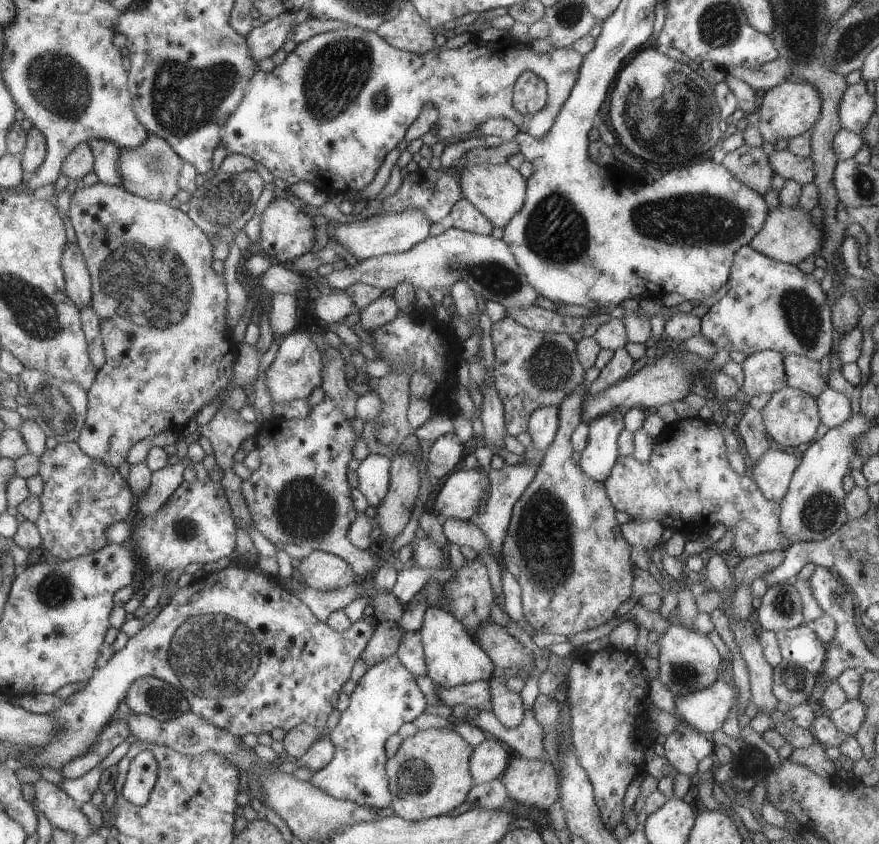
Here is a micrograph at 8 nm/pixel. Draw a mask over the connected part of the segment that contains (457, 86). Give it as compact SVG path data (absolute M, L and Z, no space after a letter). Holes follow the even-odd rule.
M348 26L338 31L319 33L295 45L295 48L290 53L286 54L283 62L274 66L270 72L263 72L257 68L256 73L253 74L253 78L249 80L250 84L245 91L245 96L241 98L241 102L239 102L237 108L235 108L233 114L230 114L224 120L225 124L223 124L220 133L221 142L219 142L218 146L223 146L223 148L231 154L235 153L251 158L251 160L254 160L257 164L264 166L271 173L273 179L281 178L287 185L303 180L326 193L328 198L337 194L345 196L348 193L353 193L365 188L365 186L373 180L373 176L375 176L375 172L377 172L377 169L382 164L385 154L395 148L399 141L403 139L405 130L407 130L409 124L417 118L417 114L419 114L421 108L423 108L423 104L427 104L427 102L438 112L438 120L435 123L434 132L437 139L441 140L441 142L445 140L448 141L455 135L462 135L457 142L471 138L469 134L473 134L473 132L477 130L477 126L481 126L487 118L506 118L511 124L517 127L518 131L525 132L525 134L535 138L545 136L545 134L549 132L551 126L553 126L555 118L557 118L557 114L559 114L561 106L563 106L563 102L567 100L567 95L577 80L581 60L583 60L582 54L575 52L571 46L553 49L552 52L535 54L529 48L527 42L513 49L498 49L495 42L483 40L478 40L478 42L473 43L467 42L459 48L447 49L446 51L439 51L439 48L433 48L433 50L429 50L429 52L425 52L425 54L411 54L410 52L405 52L389 46L389 43L385 42L376 32L374 33L359 27ZM523 72L533 72L533 74L537 75L537 78L541 78L541 80L545 82L548 92L548 102L545 112L533 115L522 115L513 108L511 96L513 85L515 84L515 80L517 80L519 75L523 74Z

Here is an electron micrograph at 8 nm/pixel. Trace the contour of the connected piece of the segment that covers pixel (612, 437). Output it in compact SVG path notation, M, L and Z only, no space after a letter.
M615 410L597 414L588 426L587 446L580 452L579 466L589 478L603 482L618 457L617 437L623 428L623 414Z

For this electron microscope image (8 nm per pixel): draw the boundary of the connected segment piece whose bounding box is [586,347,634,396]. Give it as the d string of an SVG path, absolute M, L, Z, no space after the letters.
M625 347L613 351L613 358L600 370L597 378L591 382L586 394L593 396L595 392L601 392L609 386L613 386L619 379L627 376L631 370L634 359L627 354Z

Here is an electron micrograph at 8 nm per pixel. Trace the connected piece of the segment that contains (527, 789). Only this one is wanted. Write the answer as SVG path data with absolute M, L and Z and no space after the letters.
M514 754L500 780L514 802L546 810L558 800L560 781L557 775L547 760L533 760Z

